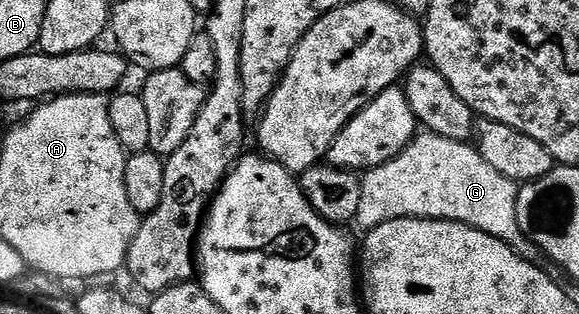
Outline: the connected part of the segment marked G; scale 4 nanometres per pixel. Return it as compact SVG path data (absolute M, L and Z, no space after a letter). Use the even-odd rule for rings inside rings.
M417 133L397 158L367 171L360 187L362 200L358 200L354 222L361 226L361 231L367 232L399 218L441 218L447 222L461 222L502 240L502 244L514 248L522 260L533 262L550 277L561 277L560 267L551 262L518 228L517 183L490 168L475 145L446 140L446 136L437 134Z

